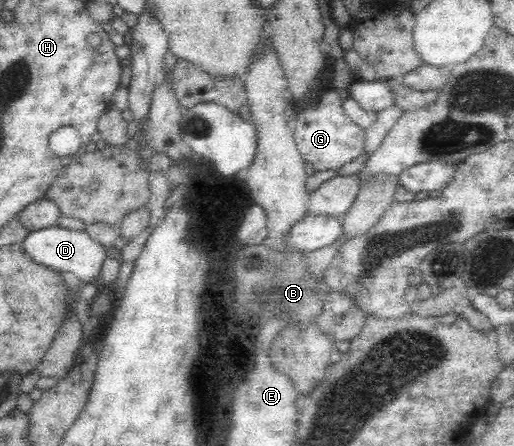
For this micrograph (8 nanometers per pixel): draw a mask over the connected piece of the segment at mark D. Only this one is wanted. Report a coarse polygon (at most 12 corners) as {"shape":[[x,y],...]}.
{"shape":[[54,225],[29,232],[34,262],[96,280],[105,246],[86,232]]}

